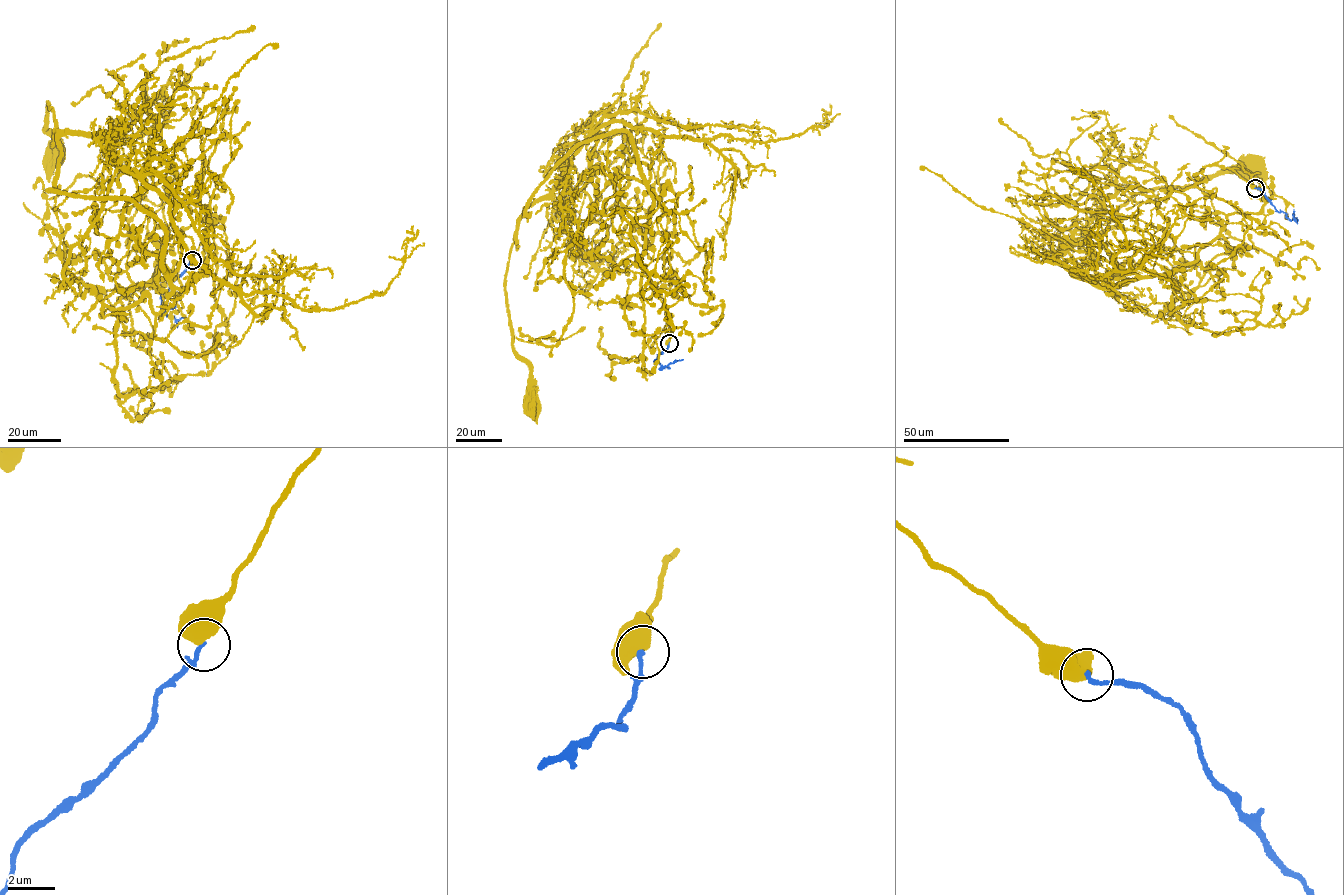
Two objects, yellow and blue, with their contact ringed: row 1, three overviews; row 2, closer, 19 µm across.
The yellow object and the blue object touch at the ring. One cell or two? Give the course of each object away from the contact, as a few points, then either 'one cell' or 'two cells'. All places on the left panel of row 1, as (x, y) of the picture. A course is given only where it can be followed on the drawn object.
yellow runs (192, 260), (208, 207), (207, 275), (182, 290), (135, 203), (49, 190), (48, 104), (57, 152); blue runs (192, 260), (160, 296), (161, 309), (168, 315), (173, 316), (176, 321), (188, 318); two cells

